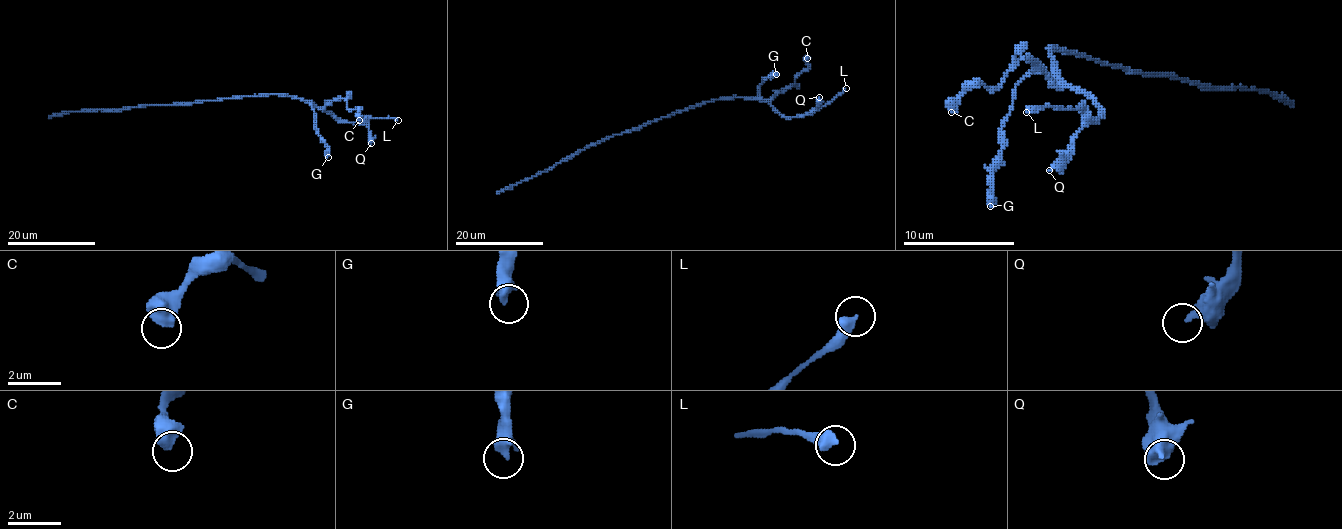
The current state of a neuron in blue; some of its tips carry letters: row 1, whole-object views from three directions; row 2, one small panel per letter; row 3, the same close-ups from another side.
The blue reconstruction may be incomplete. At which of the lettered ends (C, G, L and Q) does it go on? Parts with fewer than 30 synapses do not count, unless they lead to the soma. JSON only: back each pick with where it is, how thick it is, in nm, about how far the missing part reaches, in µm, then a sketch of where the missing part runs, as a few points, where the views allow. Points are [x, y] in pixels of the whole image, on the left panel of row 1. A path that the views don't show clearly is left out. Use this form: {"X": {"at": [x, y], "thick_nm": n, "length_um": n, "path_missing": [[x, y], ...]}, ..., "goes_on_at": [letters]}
{"goes_on_at": []}

